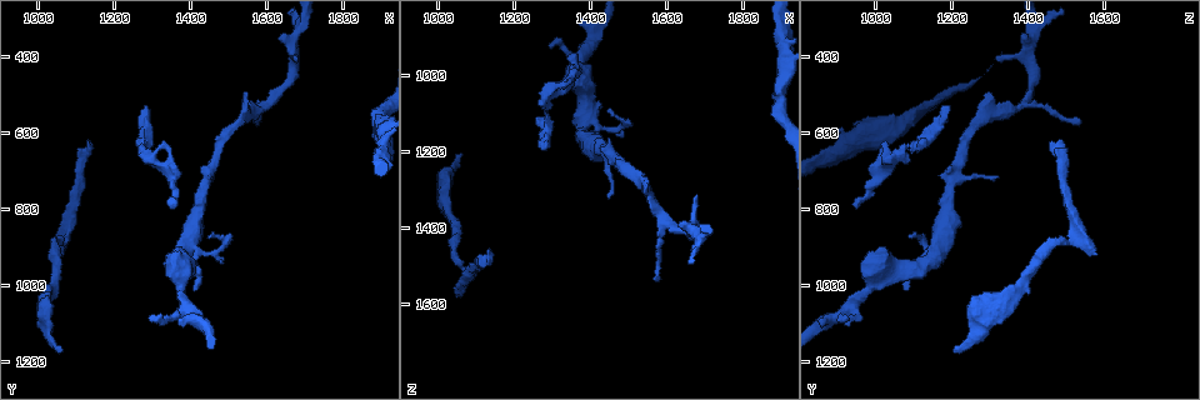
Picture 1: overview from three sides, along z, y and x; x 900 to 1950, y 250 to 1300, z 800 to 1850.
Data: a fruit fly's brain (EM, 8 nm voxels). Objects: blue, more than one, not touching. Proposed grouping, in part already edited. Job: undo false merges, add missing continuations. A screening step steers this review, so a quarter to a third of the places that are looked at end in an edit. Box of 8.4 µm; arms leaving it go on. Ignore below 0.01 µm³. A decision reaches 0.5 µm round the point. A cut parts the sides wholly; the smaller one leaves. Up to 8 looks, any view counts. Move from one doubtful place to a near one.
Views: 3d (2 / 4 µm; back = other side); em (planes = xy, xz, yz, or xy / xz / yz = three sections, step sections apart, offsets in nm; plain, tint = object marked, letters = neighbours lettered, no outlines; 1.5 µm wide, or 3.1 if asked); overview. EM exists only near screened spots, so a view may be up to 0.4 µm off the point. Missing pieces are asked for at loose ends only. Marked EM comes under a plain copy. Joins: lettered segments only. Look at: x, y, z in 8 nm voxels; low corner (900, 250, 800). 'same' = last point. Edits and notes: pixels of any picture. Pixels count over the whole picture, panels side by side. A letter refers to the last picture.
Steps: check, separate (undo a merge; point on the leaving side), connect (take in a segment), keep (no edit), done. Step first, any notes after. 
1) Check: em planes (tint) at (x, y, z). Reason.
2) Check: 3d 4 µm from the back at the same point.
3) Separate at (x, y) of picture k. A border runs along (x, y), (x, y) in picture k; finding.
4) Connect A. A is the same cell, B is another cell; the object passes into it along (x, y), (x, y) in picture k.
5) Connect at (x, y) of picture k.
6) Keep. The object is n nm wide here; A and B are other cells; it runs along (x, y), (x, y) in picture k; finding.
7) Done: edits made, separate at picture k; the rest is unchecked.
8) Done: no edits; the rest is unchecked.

Check: em planes (letters) at (1350, 800, 940). Free end.

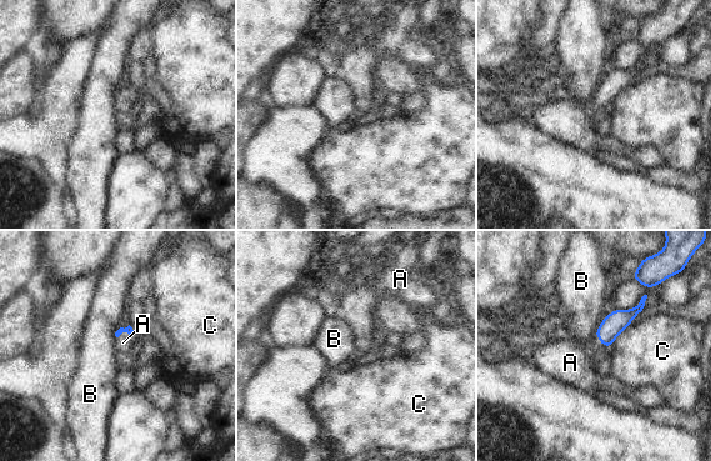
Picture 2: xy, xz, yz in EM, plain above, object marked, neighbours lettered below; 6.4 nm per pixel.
Connect A. The longest contact is with C, 200 nm; A is the same cell, B and C are other cells; the neuron continues.

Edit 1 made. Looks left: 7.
Check: em planes (letters) at (1070, 1175, 1200). Branch stops here.

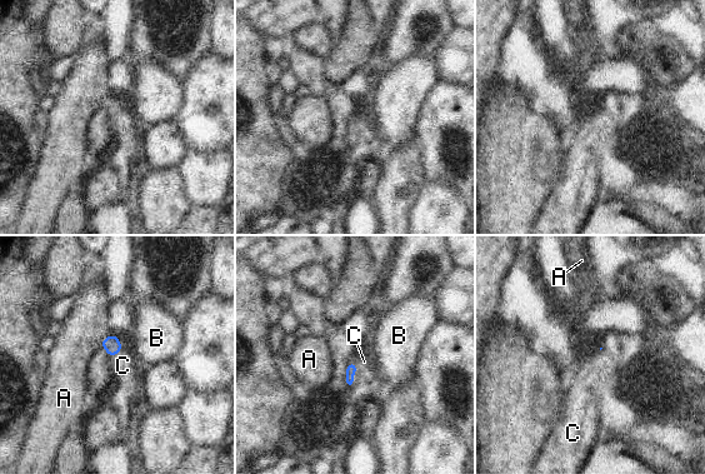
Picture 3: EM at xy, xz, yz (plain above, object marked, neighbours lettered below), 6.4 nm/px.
Connect C. C is the same cell, A and B are other cells; the object passes into it along (351, 368), (356, 372), (364, 362) in picture 3; the neuron continues.

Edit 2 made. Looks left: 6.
Check: em planes (letters) at (1135, 625, 1480). An open end.

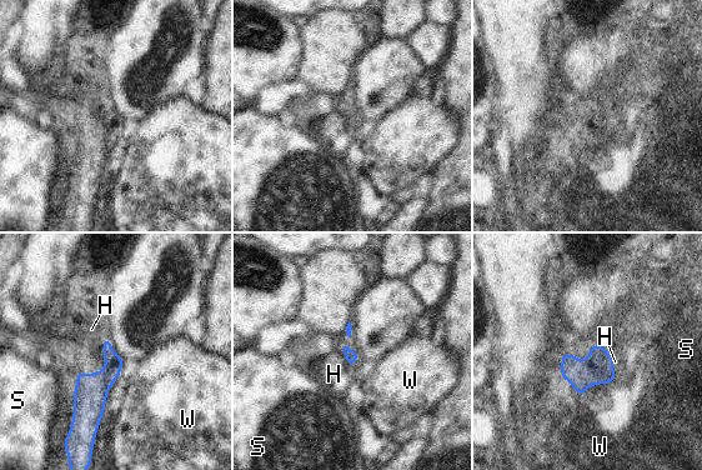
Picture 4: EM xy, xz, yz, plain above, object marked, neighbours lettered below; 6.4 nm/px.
Connect H. H is the same cell, S and W are other cells; the object passes into it along (90, 394), (104, 360), (91, 329) in picture 4; the neuron continues.

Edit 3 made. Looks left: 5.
Done: edits made, connect at picture 2, connect at picture 3, connect at picture 4; the rest is unchecked.

